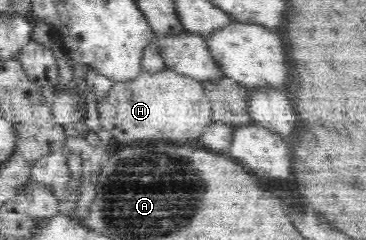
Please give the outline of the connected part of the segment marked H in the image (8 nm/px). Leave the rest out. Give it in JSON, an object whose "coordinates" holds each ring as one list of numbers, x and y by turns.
{"coordinates":[[164,69,160,72,142,71,129,81,115,81,113,87,109,90,107,97,97,103,97,112,104,130,108,130,119,142,140,142,146,141,152,137,162,136,168,140,178,140,178,136,188,138,197,138,206,127,215,122,212,116,211,104,206,96,205,85,200,80,178,74,175,70]]}

